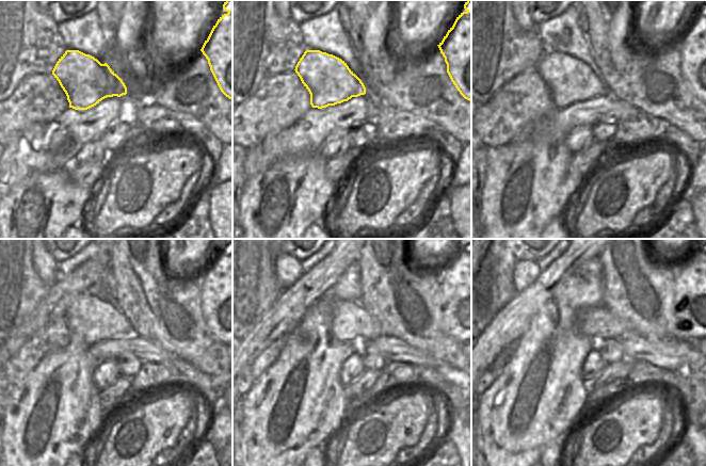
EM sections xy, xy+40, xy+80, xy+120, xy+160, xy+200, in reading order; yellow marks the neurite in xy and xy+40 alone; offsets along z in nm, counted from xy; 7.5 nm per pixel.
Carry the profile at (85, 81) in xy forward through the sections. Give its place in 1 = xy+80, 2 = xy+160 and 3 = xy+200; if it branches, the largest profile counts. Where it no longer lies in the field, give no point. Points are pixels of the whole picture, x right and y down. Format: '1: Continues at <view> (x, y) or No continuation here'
1: Continues at xy+80 (570, 80)
2: Continues at xy+160 (351, 322)
3: Continues at xy+200 (597, 323).

